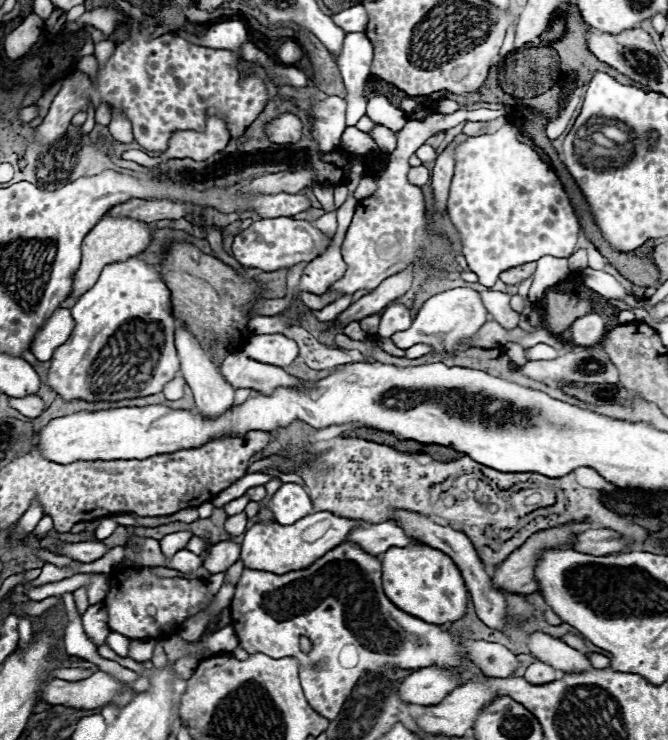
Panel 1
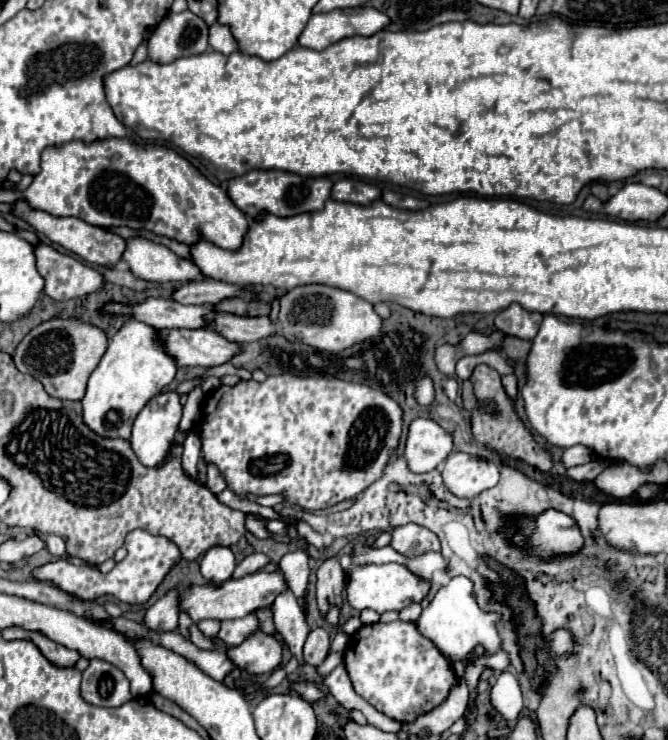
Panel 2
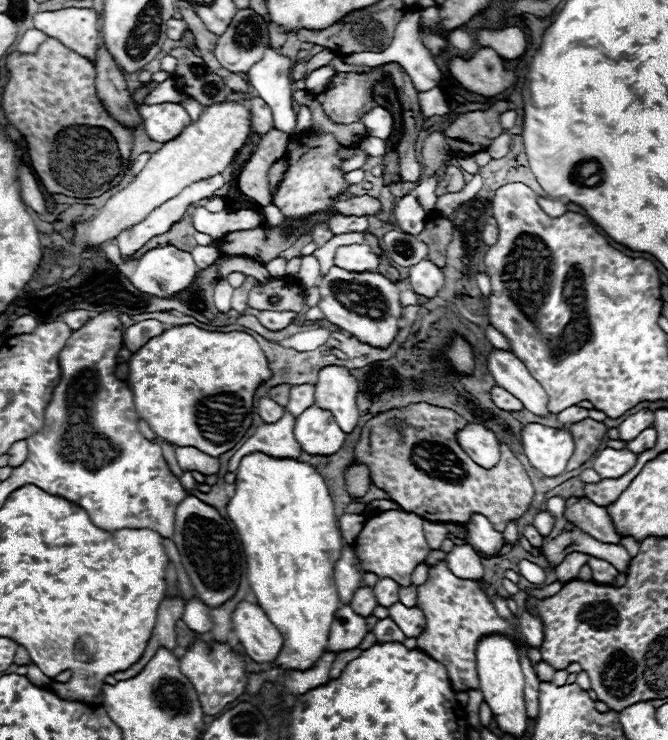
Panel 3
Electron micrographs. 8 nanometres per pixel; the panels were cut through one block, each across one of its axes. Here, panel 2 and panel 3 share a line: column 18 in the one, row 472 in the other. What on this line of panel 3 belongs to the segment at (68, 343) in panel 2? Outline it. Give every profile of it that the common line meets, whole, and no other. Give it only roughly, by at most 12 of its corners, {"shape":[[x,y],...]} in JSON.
{"shape":[[354,462],[344,472],[344,486],[352,498],[372,486],[368,466]]}

